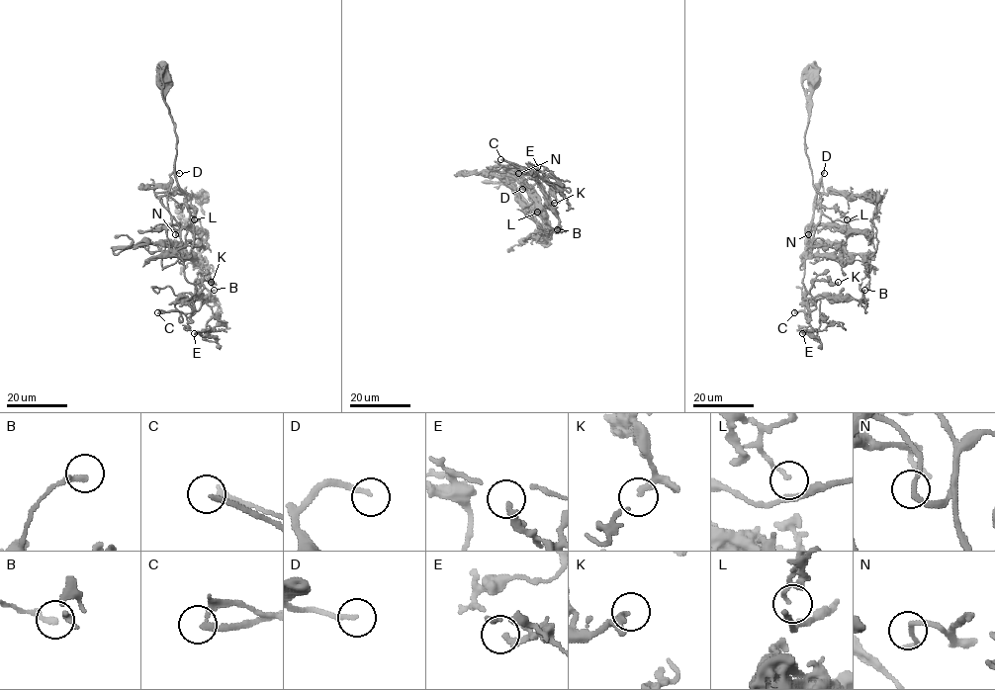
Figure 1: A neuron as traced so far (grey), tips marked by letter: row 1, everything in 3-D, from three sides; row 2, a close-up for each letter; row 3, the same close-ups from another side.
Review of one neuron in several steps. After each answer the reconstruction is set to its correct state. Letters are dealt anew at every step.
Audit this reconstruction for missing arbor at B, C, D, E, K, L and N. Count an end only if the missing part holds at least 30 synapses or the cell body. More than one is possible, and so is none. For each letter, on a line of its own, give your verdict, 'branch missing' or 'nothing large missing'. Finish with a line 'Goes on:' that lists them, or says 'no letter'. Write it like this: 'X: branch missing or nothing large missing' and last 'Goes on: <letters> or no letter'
B: nothing large missing
C: nothing large missing
D: nothing large missing
E: nothing large missing
K: nothing large missing
L: nothing large missing
N: nothing large missing
Goes on: no letter

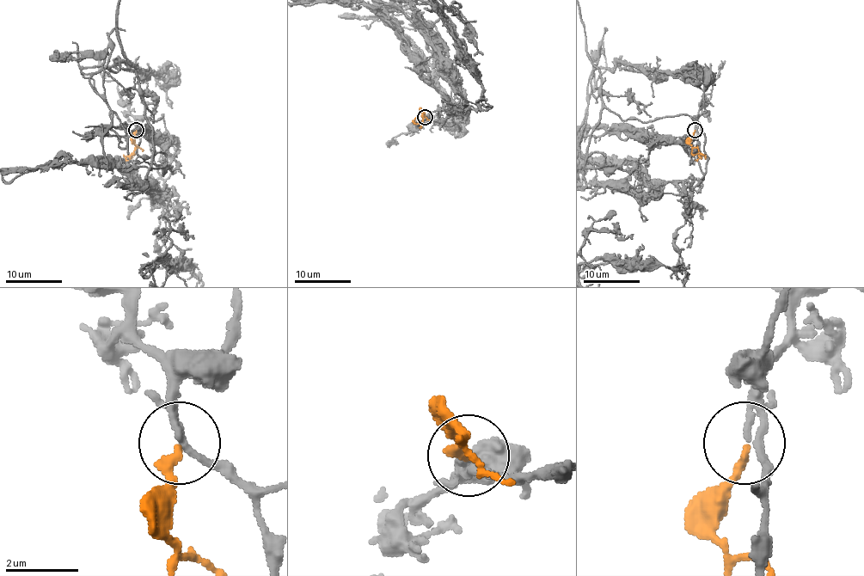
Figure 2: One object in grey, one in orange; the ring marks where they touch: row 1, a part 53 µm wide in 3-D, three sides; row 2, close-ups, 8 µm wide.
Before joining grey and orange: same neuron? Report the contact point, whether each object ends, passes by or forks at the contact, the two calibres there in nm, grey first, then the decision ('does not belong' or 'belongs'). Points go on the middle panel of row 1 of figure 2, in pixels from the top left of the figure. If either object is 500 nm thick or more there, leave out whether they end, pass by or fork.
at (425, 117); grey passes by; orange ends there; 200 nm thick on the grey side, 240 nm on the other; belongs

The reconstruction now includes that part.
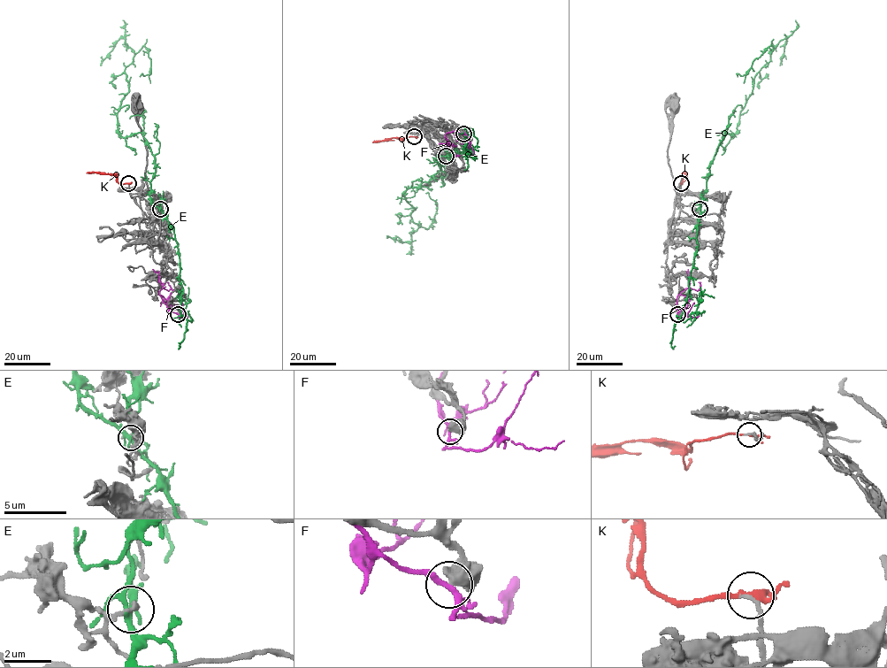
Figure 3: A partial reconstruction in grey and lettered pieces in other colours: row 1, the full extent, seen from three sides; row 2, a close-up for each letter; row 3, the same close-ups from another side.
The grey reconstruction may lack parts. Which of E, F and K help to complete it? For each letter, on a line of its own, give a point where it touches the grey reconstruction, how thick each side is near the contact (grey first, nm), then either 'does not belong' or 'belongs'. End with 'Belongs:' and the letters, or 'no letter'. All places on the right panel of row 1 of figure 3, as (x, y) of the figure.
E: (699, 209) | 260/280 nm | does not belong
F: (677, 314) | 600/190 nm | does not belong
K: (681, 183) | 190/160 nm | belongs
Belongs: K

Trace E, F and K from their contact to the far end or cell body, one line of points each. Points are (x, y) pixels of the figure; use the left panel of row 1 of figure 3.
E: (160, 209), (149, 197), (148, 142), (118, 130), (125, 69), (144, 46), (151, 72), (140, 76)
F: (178, 314), (167, 306), (159, 295), (163, 287), (168, 290), (171, 287), (167, 282)
K: (128, 183), (120, 184), (113, 174), (86, 172)

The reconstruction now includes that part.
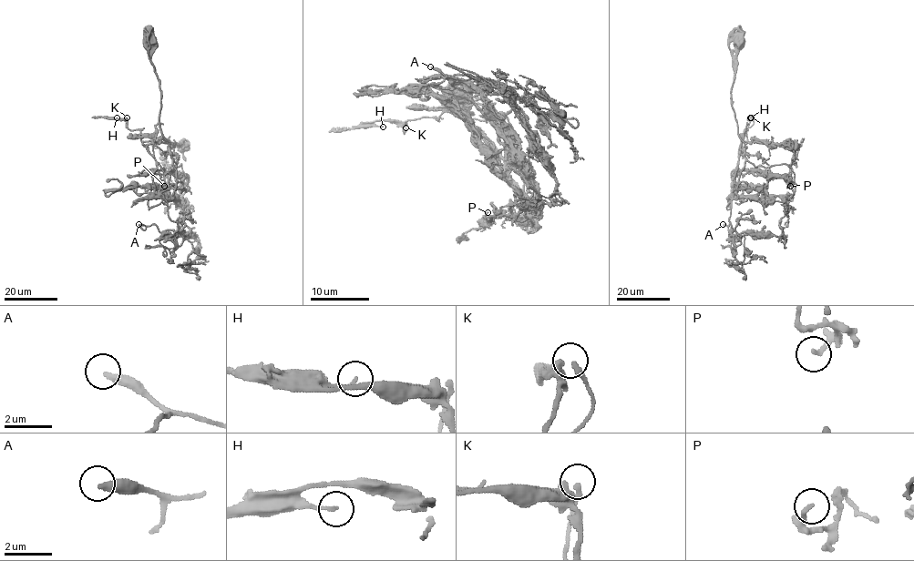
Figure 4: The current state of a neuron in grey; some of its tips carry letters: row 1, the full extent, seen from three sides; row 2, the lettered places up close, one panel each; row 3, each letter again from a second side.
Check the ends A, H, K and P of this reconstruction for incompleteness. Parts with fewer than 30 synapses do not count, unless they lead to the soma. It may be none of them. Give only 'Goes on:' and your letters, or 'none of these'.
Goes on: A

